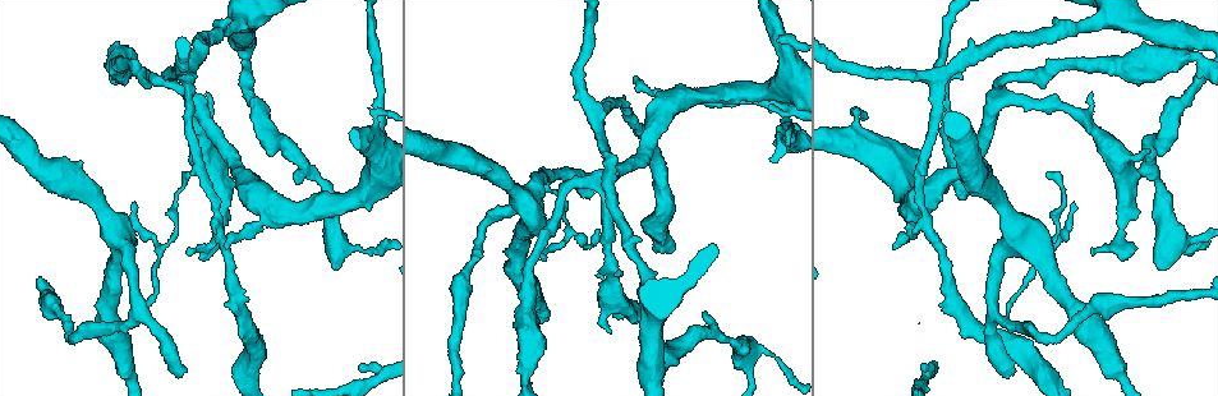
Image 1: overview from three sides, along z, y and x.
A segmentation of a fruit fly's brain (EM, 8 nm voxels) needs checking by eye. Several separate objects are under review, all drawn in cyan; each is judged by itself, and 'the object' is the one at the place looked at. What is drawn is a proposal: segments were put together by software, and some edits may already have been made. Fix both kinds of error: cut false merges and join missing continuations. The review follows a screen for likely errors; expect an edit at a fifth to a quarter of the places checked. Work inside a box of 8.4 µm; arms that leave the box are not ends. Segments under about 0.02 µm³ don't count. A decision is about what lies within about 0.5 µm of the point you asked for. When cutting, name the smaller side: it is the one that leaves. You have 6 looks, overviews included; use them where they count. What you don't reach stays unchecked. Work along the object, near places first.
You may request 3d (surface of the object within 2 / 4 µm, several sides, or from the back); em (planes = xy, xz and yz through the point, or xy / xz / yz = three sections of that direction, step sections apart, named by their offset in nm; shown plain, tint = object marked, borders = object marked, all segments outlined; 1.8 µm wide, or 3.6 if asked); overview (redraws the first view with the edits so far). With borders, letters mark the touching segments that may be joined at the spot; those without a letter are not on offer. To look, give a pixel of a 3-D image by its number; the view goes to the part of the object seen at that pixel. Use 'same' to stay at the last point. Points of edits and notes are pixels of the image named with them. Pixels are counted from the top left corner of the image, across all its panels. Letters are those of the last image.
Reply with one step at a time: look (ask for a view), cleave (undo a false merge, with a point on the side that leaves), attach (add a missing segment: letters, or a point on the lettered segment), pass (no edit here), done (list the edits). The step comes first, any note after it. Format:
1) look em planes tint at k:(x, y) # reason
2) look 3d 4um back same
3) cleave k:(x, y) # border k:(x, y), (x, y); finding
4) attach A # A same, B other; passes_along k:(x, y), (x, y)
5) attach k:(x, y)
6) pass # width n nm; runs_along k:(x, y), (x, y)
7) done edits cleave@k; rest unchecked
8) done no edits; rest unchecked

look em xy step 8 borders at 1:(336, 238)

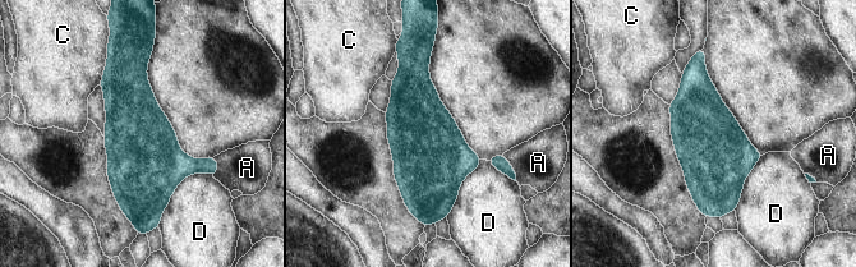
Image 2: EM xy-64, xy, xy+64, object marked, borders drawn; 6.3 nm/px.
pass # A other, C other, D other; border 2:(107, 53), (107, 63), (100, 84); all the same cell

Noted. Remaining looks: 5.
look em planes plain at 1:(1123, 229) # a narrow waist

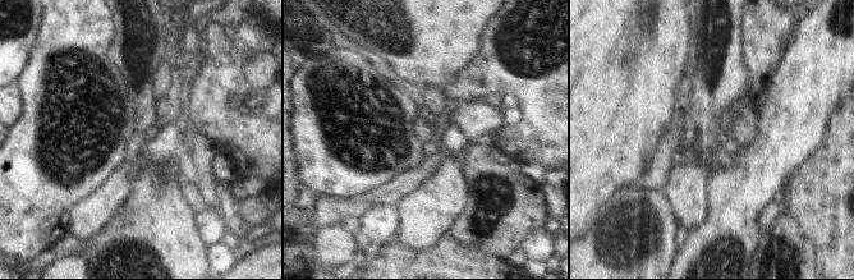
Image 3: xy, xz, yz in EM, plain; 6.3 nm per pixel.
look em planes borders same # what lies round it

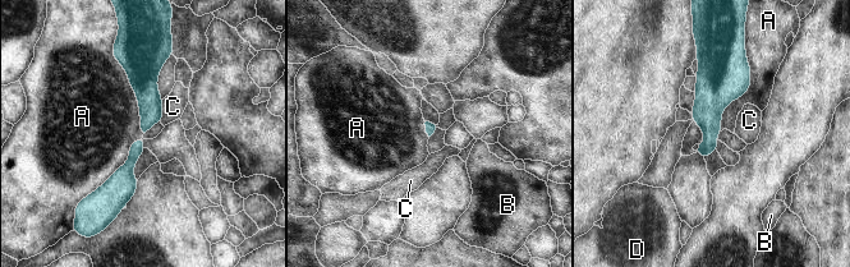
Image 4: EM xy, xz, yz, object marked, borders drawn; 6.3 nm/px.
pass # A other, B other, C other, D other; border 4:(113, 51), (141, 137), (83, 199); continuous, no second cell

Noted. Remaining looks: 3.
look 3d 2um back at 1:(962, 199) # an open end

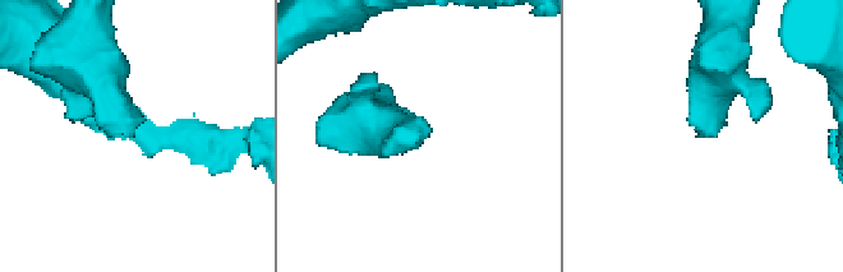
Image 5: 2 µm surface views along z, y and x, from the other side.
look em planes borders at 5:(129, 136) # now the EM

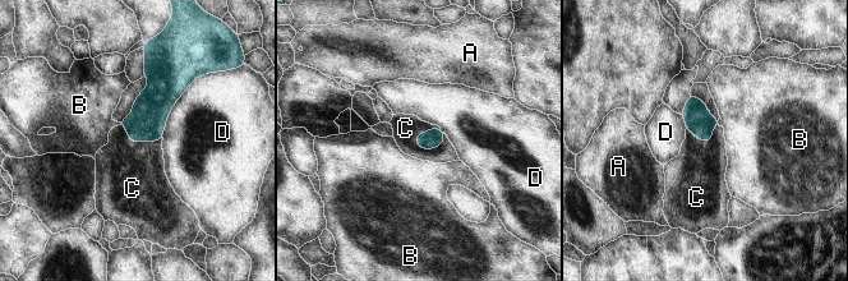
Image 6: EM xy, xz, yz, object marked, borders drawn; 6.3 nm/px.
attach C # width 120 nm; A other, B other, C same, D other; the cell continues

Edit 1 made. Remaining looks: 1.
done edits attach@6; rest unchecked

